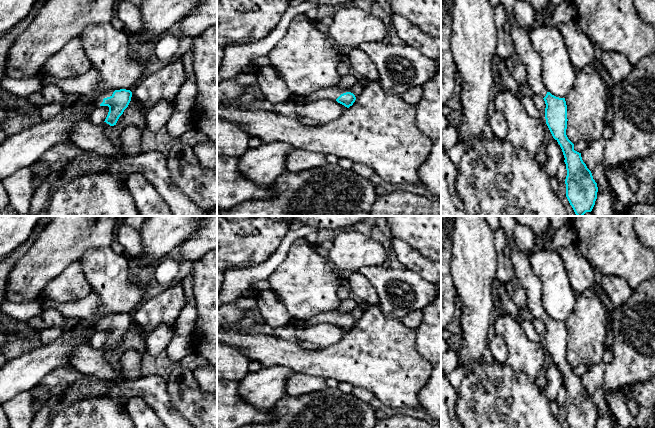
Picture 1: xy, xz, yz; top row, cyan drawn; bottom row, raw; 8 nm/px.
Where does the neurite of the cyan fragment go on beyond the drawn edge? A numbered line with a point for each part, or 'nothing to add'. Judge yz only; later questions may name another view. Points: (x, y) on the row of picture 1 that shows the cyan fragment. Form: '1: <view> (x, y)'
1: yz (523, 47)

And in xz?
1: xz (332, 93)

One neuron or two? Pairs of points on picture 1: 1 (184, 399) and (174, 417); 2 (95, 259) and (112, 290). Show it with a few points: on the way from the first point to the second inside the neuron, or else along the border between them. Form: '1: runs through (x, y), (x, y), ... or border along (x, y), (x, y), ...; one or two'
1: border along (168, 389), (172, 406), (185, 417); two
2: runs through (102, 267), (107, 272), (111, 282); one

